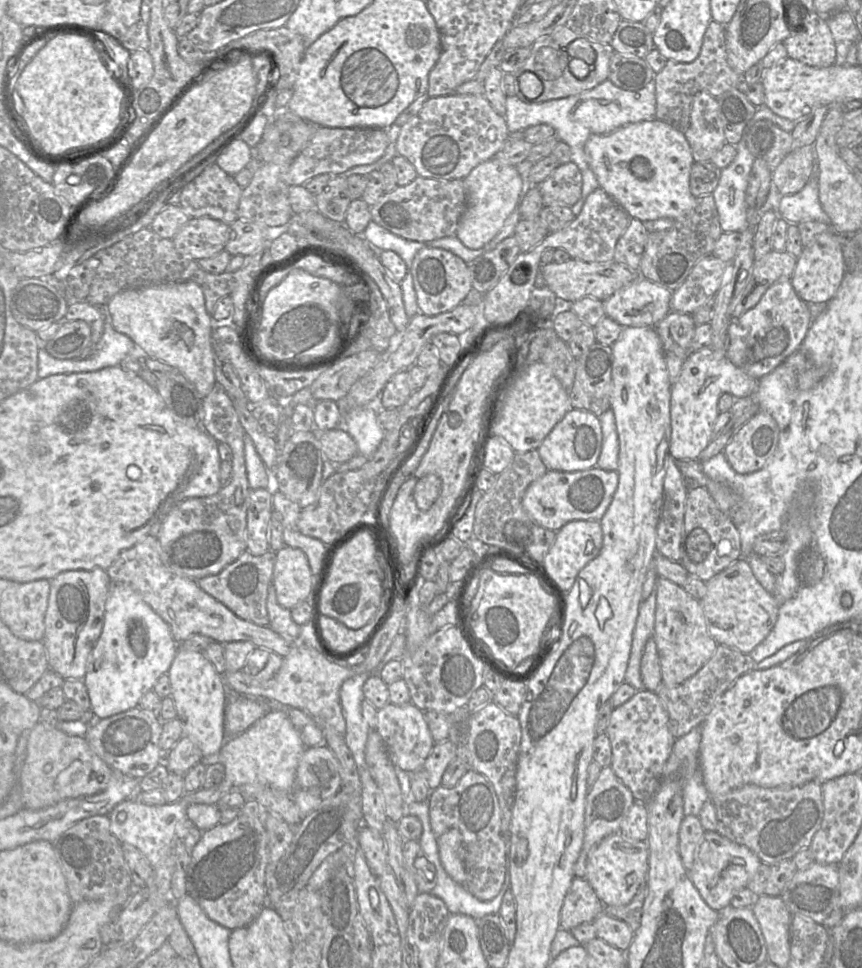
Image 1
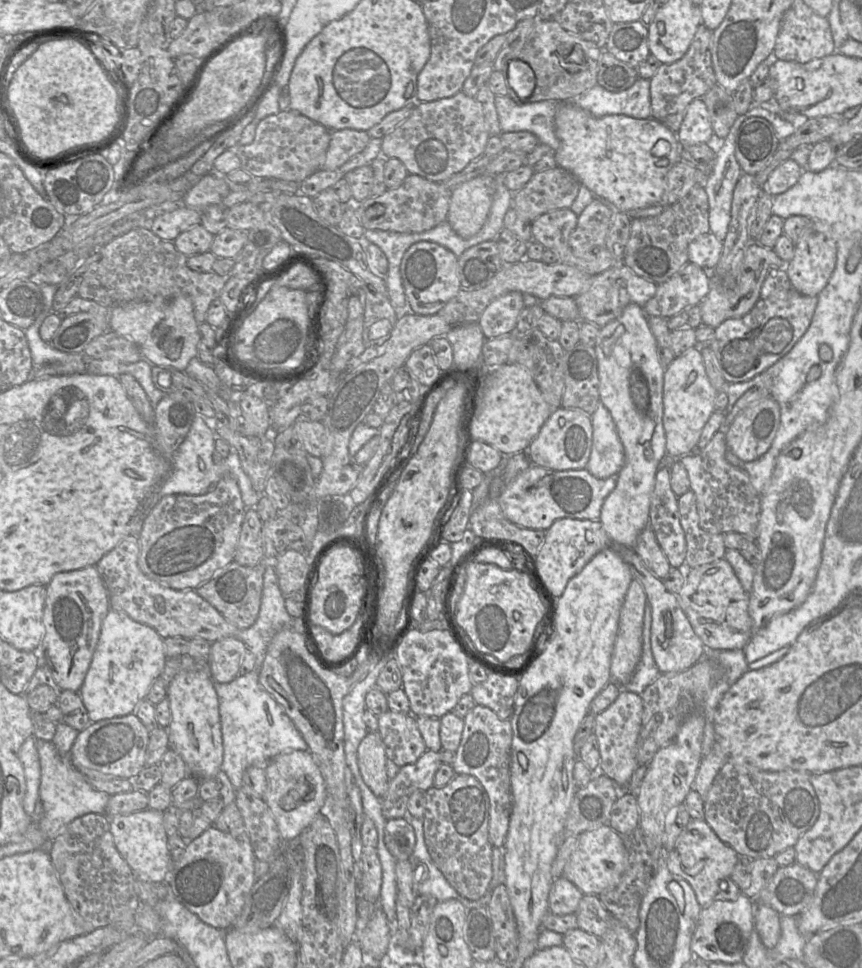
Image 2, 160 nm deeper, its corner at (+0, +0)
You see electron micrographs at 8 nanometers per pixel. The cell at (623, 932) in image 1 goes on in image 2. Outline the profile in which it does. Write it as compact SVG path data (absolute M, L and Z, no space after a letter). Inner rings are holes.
M583 894L574 914L578 928L598 938L604 935L613 922L619 922L604 908L598 896L591 894Z

